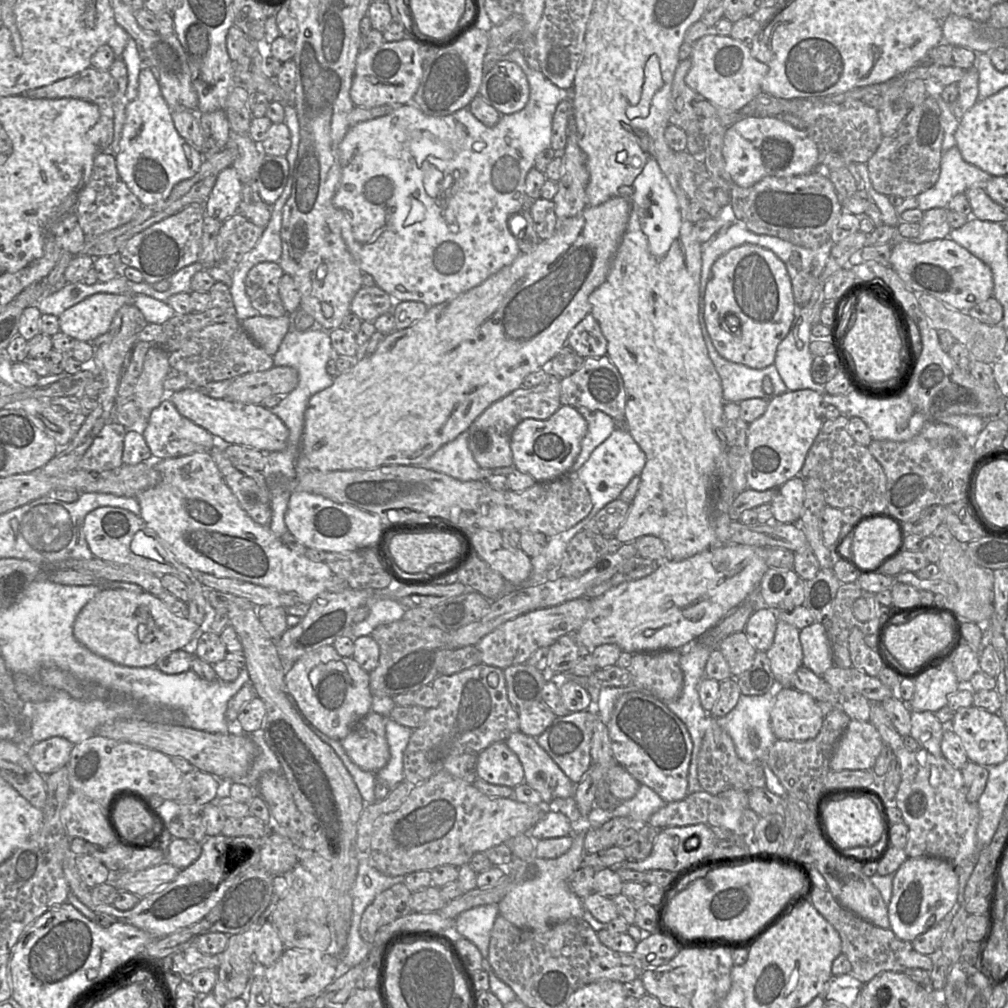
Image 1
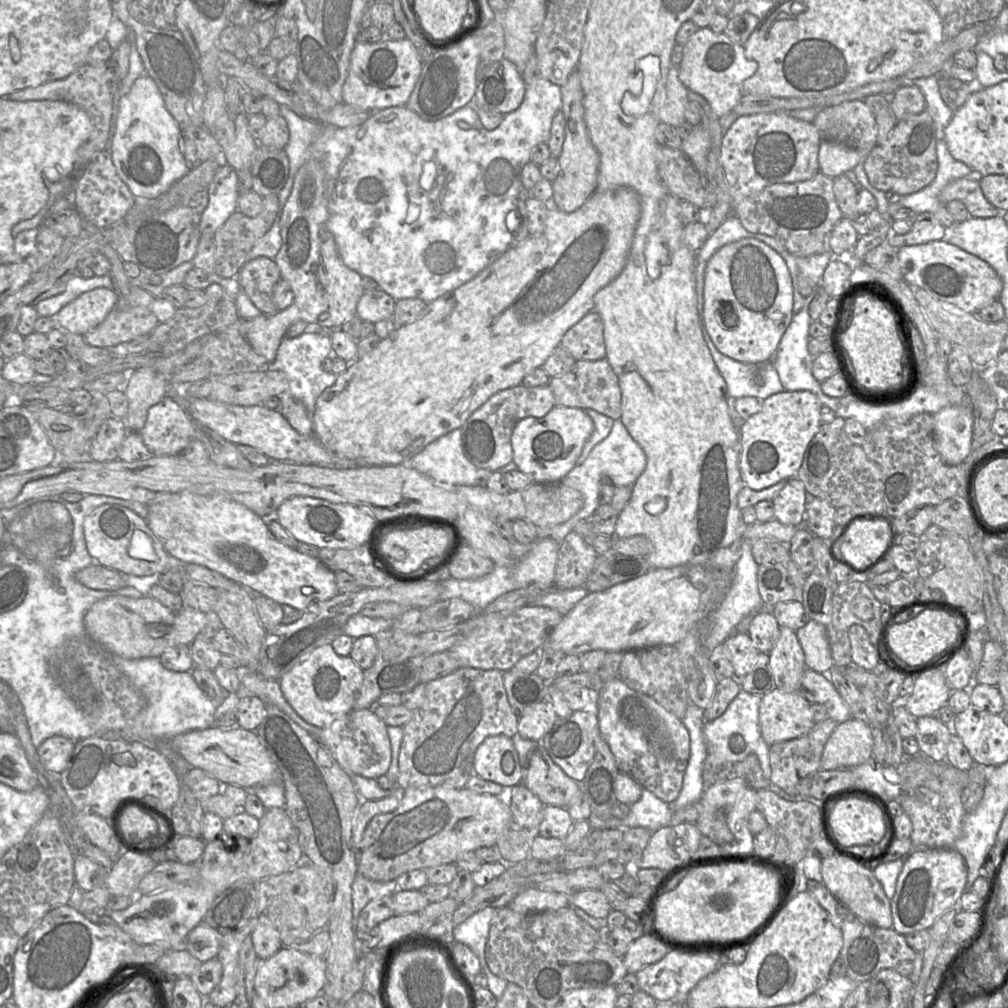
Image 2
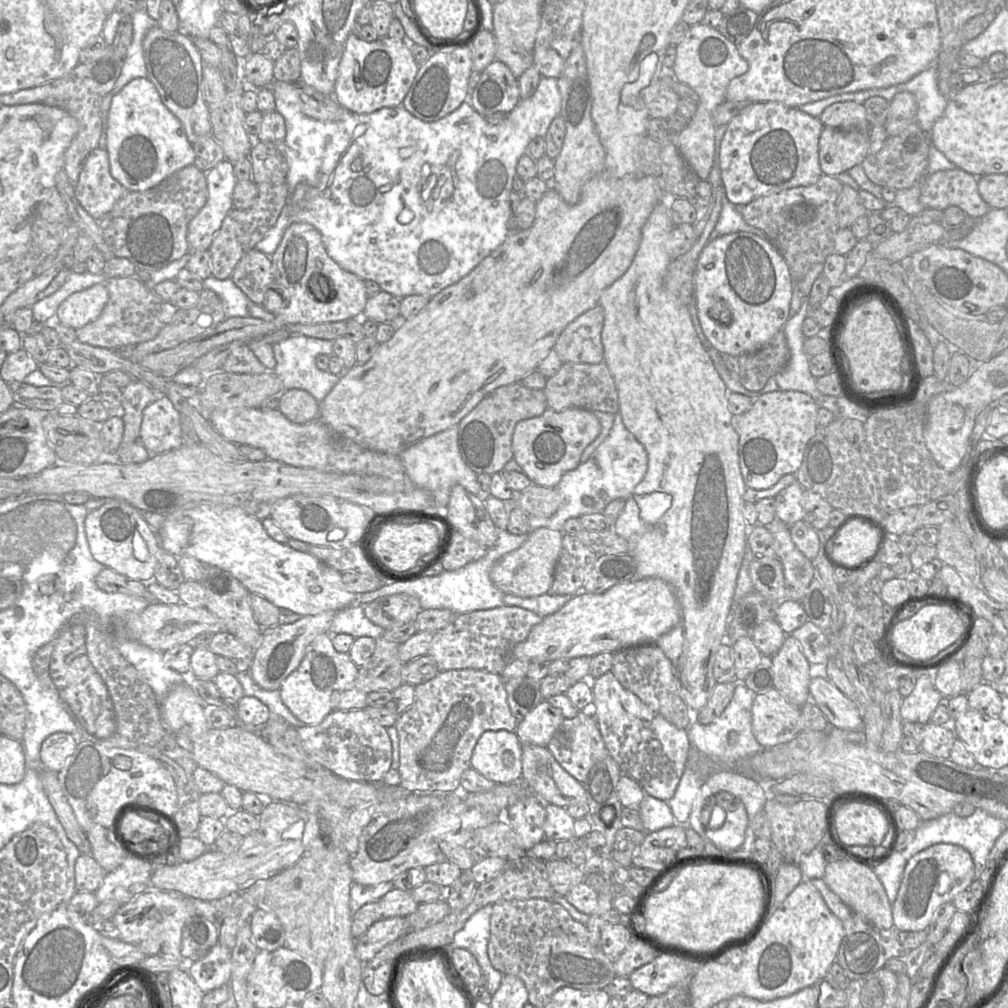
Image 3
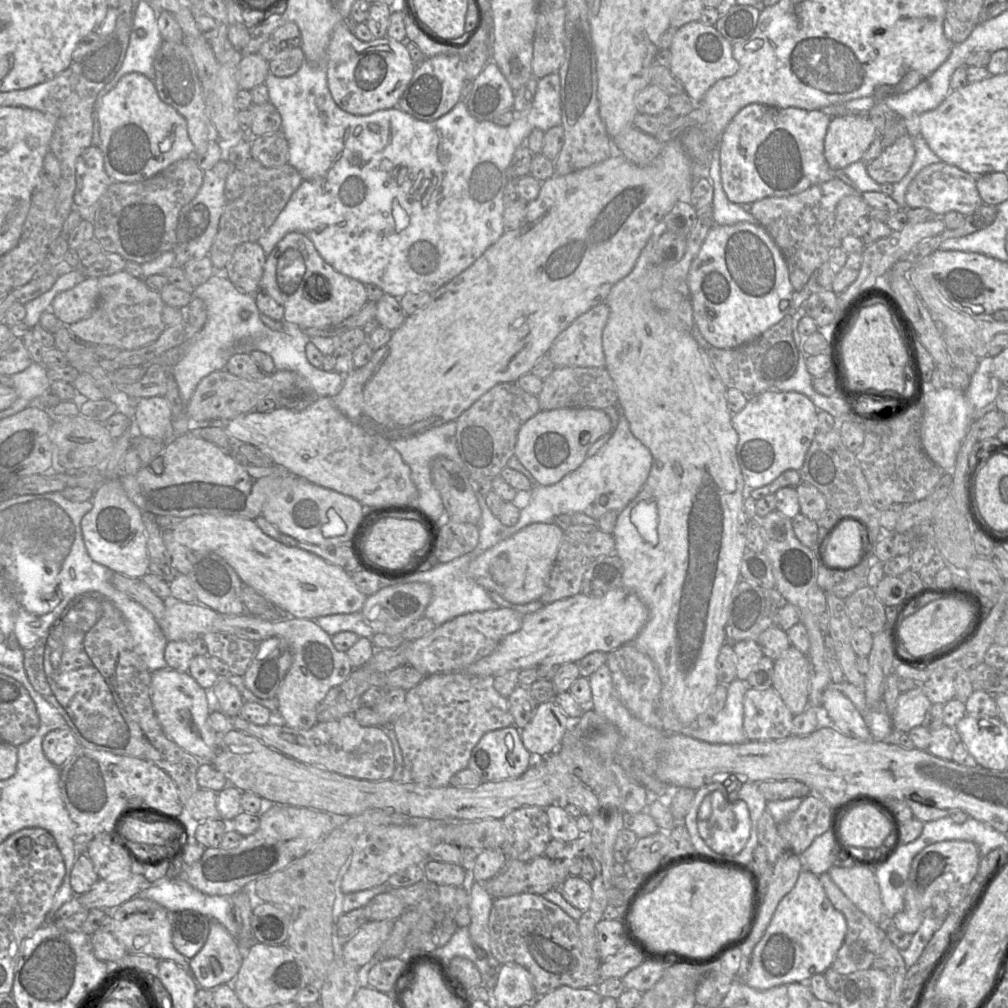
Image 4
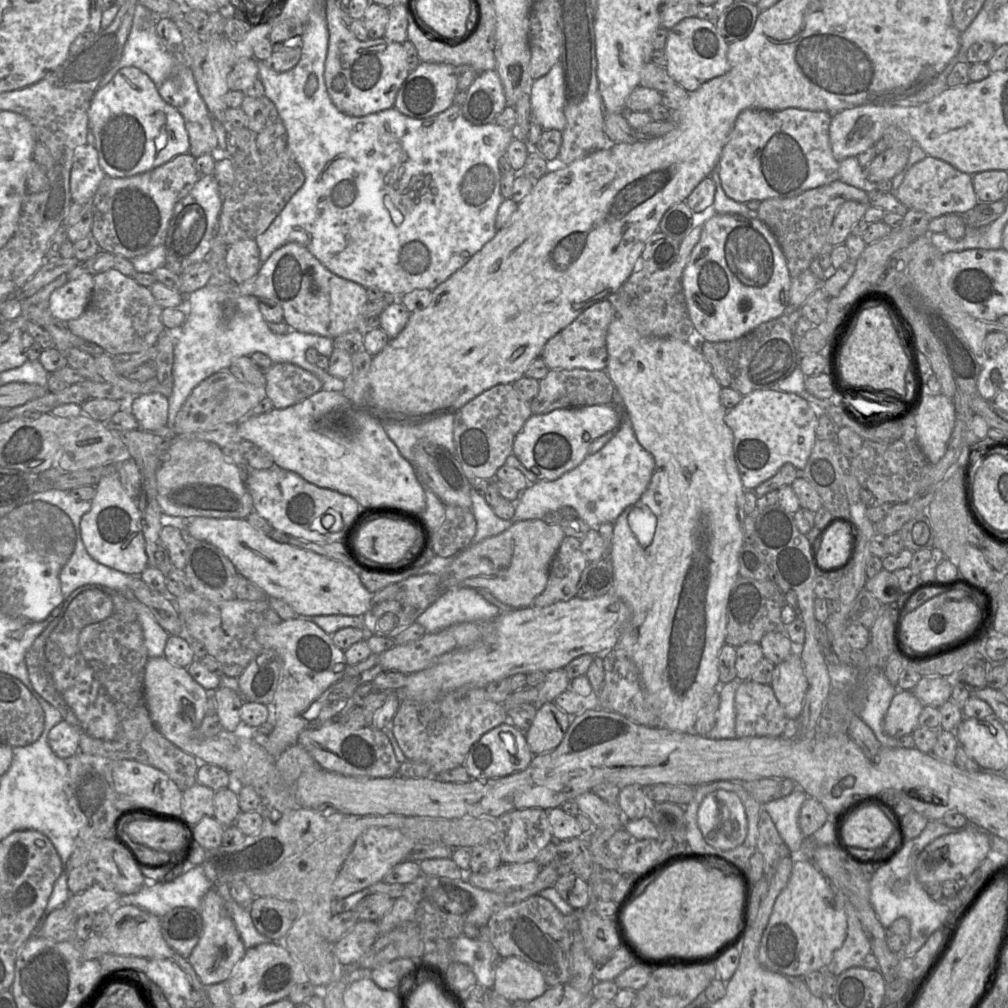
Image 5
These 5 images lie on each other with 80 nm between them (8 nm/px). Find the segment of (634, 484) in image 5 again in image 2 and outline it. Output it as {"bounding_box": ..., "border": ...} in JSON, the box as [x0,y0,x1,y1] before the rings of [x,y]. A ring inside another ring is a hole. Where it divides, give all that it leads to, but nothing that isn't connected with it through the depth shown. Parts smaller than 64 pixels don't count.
{"bounding_box":[537,409,647,544],"border":[[[585,409],[585,412],[593,420],[593,433],[585,442],[576,466],[560,481],[578,490],[583,495],[584,504],[566,522],[548,527],[537,527],[538,538],[550,537],[558,544],[562,543],[564,538],[573,531],[579,521],[586,520],[600,506],[609,504],[618,488],[633,486],[647,463],[643,449],[631,437],[621,419],[613,420],[592,409]]]}

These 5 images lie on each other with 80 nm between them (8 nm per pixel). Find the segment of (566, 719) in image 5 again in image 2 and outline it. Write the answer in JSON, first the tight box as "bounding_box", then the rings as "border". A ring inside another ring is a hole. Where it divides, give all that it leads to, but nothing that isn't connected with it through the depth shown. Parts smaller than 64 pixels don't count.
{"bounding_box":[518,701,558,741],"border":[[[543,701],[527,707],[518,721],[518,735],[525,739],[541,741],[552,729],[558,716],[553,708]]]}

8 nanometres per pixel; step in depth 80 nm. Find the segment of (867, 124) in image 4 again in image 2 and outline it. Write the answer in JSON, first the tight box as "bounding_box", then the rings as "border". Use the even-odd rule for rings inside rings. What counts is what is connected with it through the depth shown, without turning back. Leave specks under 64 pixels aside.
{"bounding_box":[818,140,865,179],"border":[[[821,140],[818,154],[819,171],[833,179],[853,170],[857,164],[864,161],[865,157],[850,146]]]}

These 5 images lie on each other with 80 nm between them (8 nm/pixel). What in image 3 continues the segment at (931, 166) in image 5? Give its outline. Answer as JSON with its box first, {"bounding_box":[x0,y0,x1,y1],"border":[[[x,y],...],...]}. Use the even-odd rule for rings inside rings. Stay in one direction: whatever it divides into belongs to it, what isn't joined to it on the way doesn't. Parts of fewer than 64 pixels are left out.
{"bounding_box":[920,168,991,219],"border":[[[959,168],[924,176],[920,202],[925,209],[942,211],[949,206],[957,206],[967,217],[975,219],[981,218],[991,209],[979,193],[977,177]]]}

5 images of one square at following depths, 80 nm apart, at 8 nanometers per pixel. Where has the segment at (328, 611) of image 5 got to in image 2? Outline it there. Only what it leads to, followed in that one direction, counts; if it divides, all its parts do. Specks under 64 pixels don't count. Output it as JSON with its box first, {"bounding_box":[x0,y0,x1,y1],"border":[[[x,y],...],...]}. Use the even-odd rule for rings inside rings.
{"bounding_box":[148,491,339,613],"border":[[[189,491],[161,495],[148,510],[148,527],[171,556],[220,573],[246,588],[252,597],[263,595],[301,612],[317,613],[317,602],[339,594],[335,572],[318,558],[279,542],[268,529],[267,519],[226,495],[202,496]]]}

